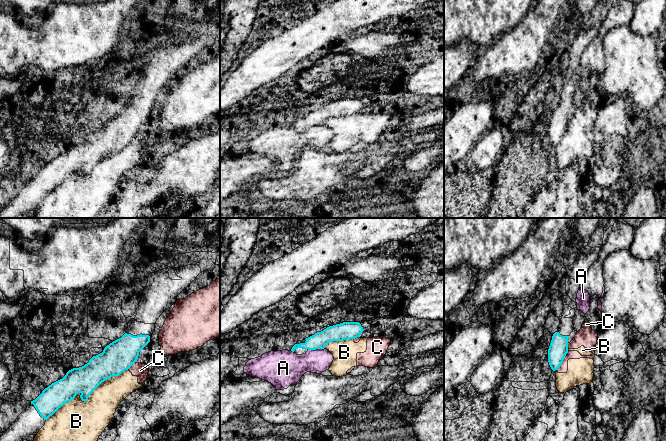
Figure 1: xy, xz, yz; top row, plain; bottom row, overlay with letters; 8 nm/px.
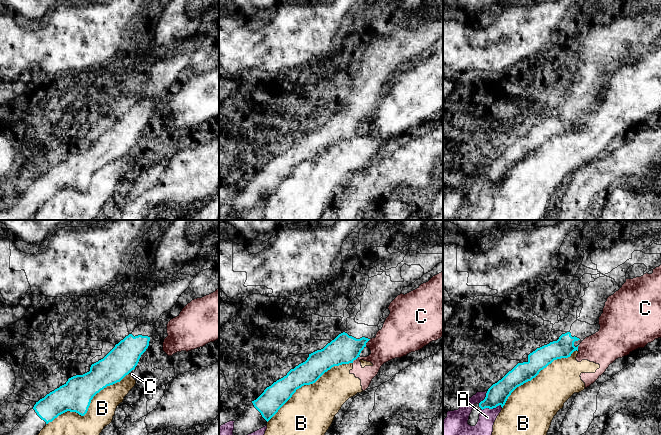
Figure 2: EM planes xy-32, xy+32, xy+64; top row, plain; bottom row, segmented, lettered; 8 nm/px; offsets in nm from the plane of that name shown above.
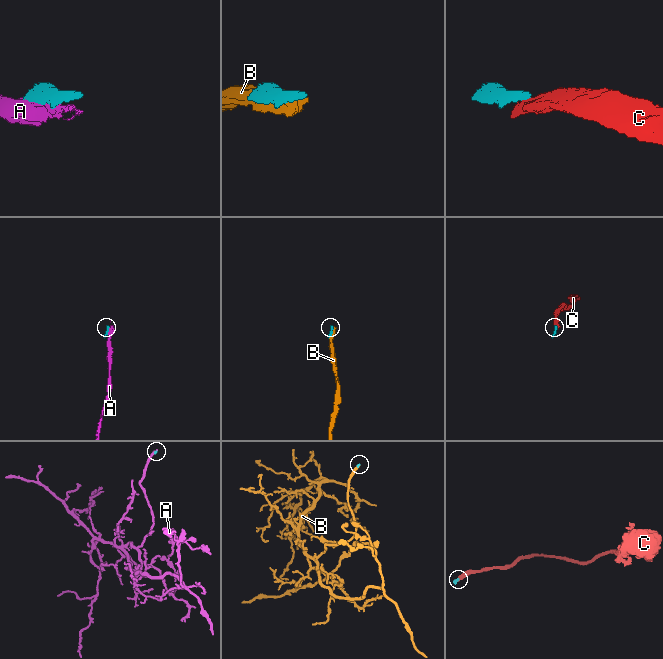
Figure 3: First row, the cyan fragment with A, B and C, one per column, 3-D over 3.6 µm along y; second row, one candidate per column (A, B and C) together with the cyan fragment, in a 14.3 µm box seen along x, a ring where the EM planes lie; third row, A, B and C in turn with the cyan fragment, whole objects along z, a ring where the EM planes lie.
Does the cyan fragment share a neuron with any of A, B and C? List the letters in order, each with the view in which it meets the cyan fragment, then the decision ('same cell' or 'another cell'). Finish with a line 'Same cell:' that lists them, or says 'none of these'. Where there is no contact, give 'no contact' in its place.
A: contact in xz; another cell
B: contact in xy; another cell
C: contact in yz; another cell
Same cell: none of these

